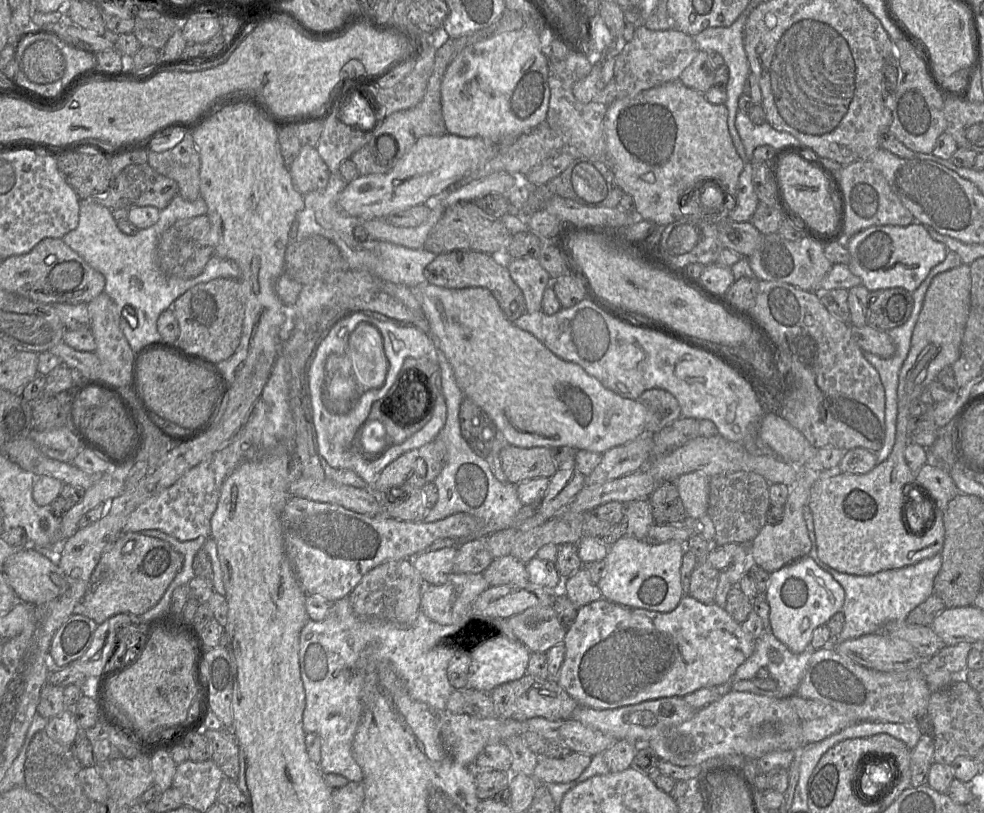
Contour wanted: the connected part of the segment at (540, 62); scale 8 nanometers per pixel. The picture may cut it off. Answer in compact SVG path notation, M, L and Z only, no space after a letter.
M506 31L462 49L448 65L440 86L447 133L499 142L543 124L548 111L548 58L541 51L539 32Z

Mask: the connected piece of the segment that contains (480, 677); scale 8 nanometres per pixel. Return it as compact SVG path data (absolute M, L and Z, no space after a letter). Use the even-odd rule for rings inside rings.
M477 634L468 643L471 664L468 687L490 693L496 687L518 680L527 674L531 652L519 641L498 636L496 639L471 649Z

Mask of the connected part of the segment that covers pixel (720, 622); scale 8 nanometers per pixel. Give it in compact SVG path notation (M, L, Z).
M689 594L683 595L677 607L667 613L625 607L601 598L578 609L576 619L564 638L565 656L557 682L578 703L579 707L599 710L616 709L664 697L684 697L698 689L714 687L730 681L736 669L753 653L756 640L746 633L741 624L735 621L724 608L716 603L702 603Z

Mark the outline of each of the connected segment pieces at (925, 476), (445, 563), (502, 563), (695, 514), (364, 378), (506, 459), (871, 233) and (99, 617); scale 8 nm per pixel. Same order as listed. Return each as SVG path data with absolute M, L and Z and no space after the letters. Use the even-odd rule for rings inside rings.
M929 464L924 465L915 478L916 486L921 486L930 496L931 512L944 512L949 502L961 493L947 471Z
M458 546L427 550L412 559L424 586L443 584L454 573L454 560Z
M511 554L495 558L482 573L489 586L525 586L529 583L526 564Z
M702 472L683 474L674 482L685 510L692 521L708 514L710 477Z
M360 323L350 334L347 354L351 360L360 394L381 387L388 373L388 361L379 330Z
M506 445L500 452L502 470L507 481L517 485L537 478L551 478L557 471L552 451L547 447L521 448Z
M916 221L906 227L872 226L846 239L845 244L850 253L849 269L870 292L898 287L913 293L948 253L947 247L934 240L925 225Z
M139 532L122 533L101 555L91 574L86 592L75 607L74 613L88 617L96 624L118 614L143 614L160 601L170 583L182 569L183 561L184 556L163 540Z

